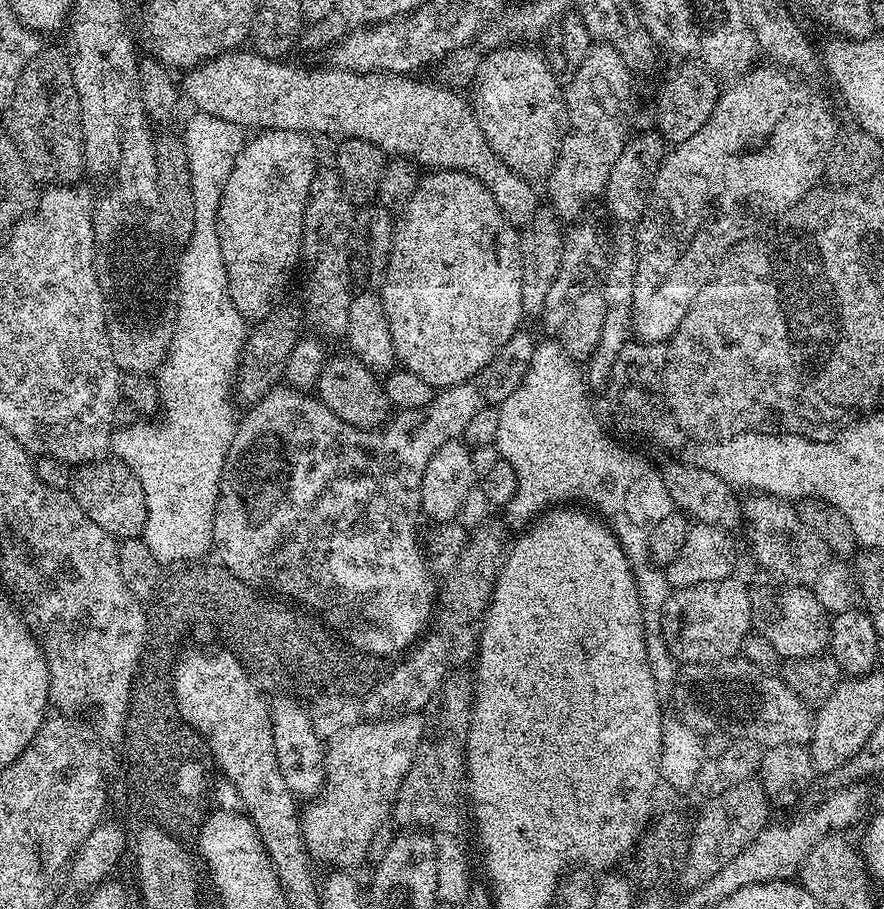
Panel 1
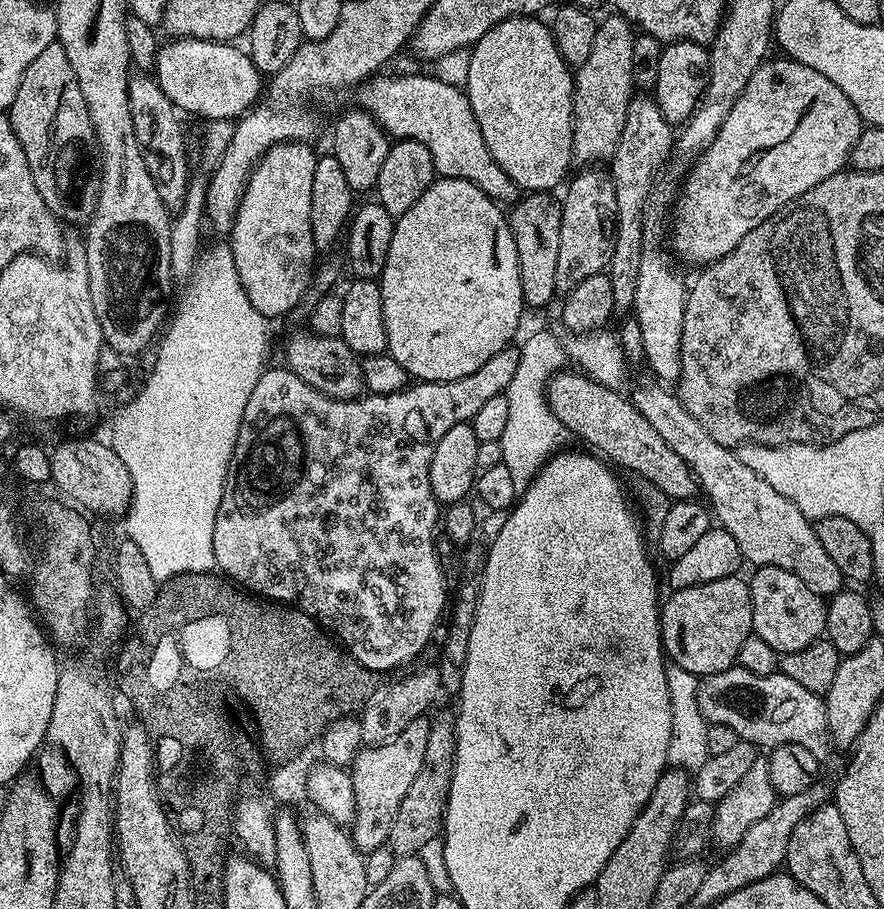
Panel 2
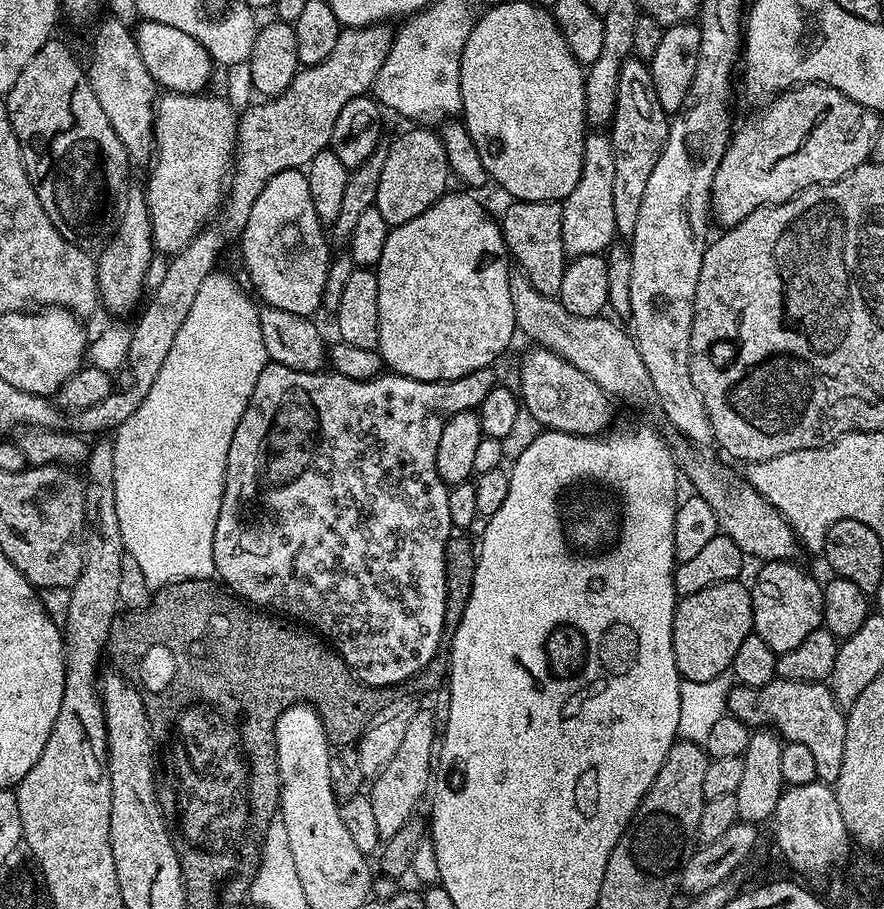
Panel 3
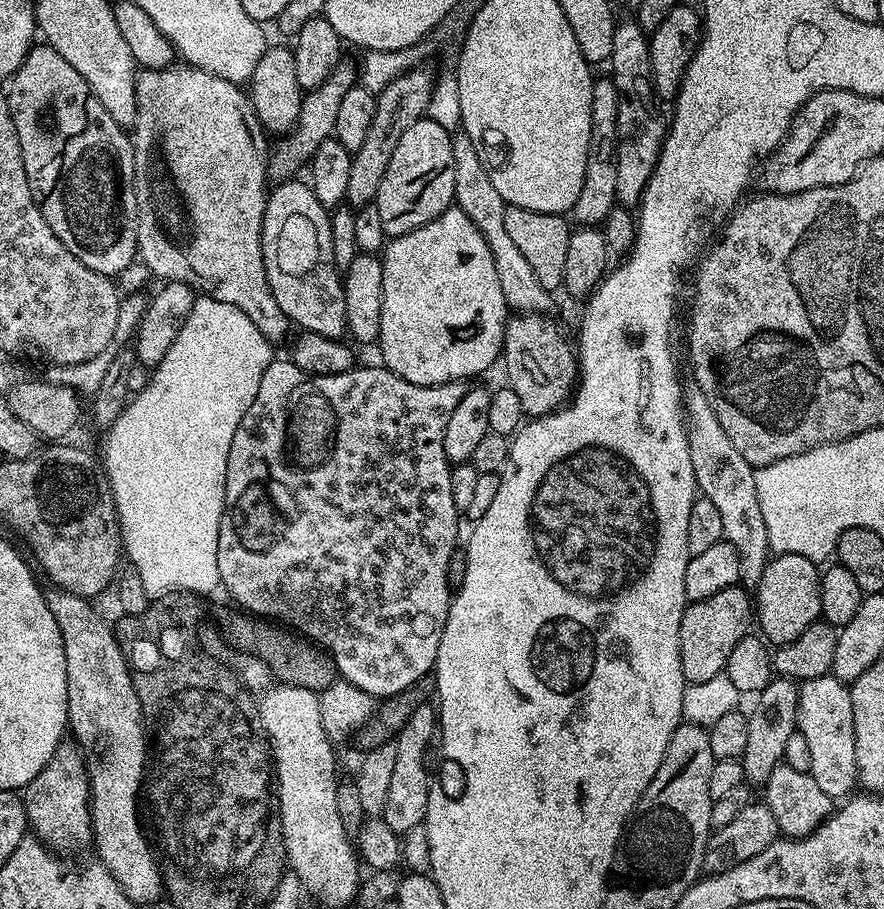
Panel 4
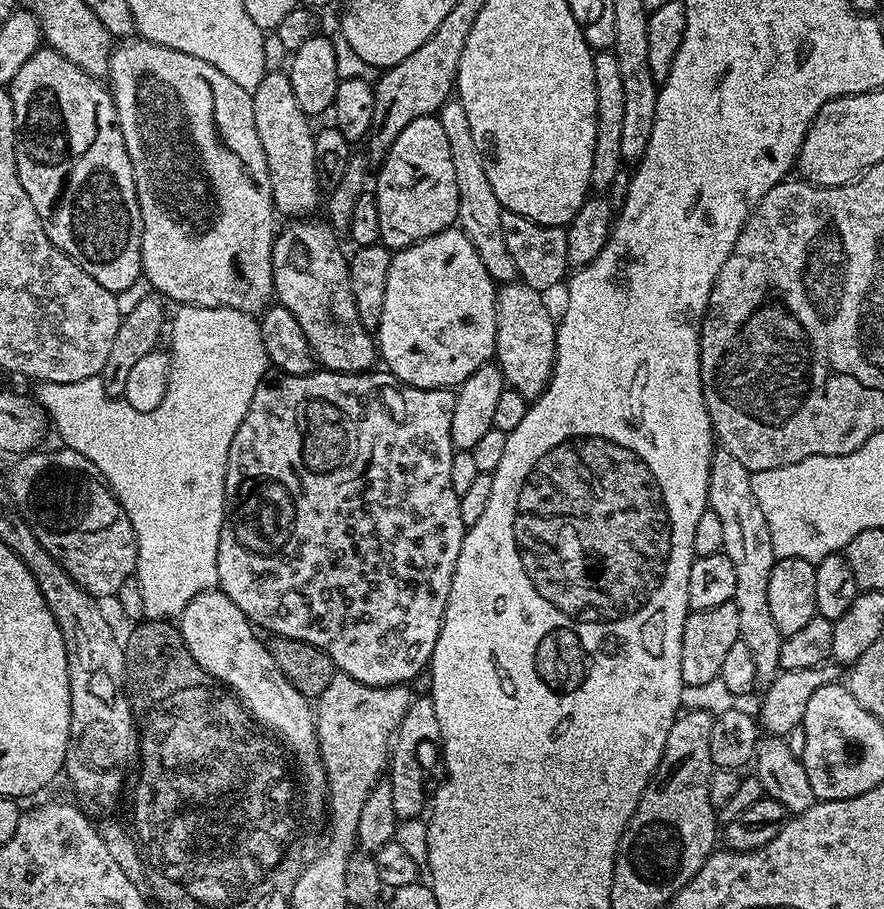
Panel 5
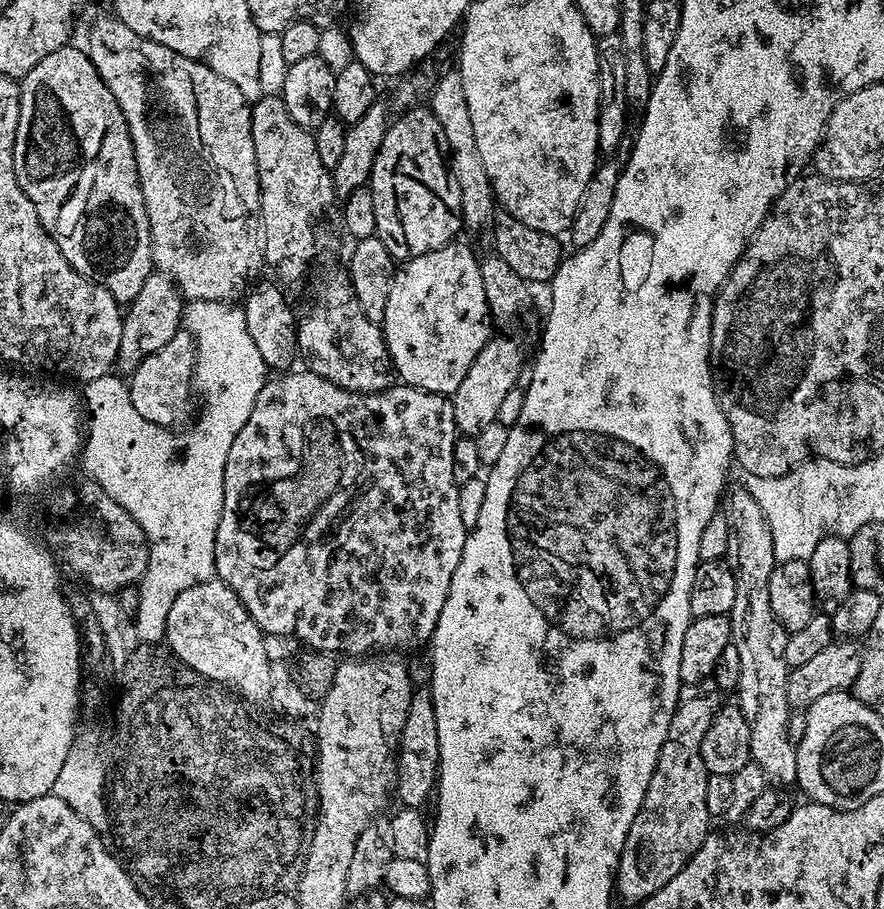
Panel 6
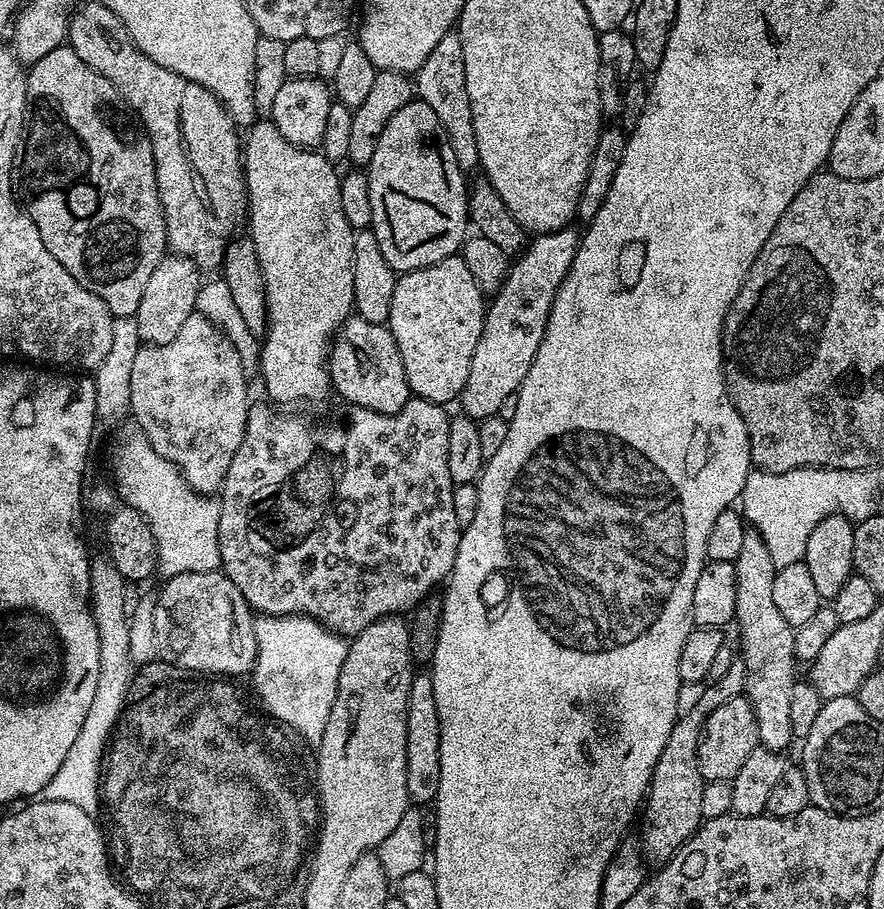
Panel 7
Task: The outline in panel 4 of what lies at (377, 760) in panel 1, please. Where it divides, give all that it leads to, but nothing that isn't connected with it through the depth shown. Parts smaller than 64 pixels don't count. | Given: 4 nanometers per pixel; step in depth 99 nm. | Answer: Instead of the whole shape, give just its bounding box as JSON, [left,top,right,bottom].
[384,703,438,834]

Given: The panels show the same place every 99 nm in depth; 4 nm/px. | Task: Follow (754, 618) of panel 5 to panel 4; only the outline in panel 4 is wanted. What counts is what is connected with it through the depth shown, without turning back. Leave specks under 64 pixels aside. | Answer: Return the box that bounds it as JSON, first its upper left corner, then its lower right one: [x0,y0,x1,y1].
[682,386,770,589]

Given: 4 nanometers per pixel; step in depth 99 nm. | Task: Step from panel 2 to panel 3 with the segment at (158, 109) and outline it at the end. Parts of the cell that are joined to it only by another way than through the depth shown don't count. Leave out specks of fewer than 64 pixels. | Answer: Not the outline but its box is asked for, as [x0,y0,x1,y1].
[86,16,158,161]

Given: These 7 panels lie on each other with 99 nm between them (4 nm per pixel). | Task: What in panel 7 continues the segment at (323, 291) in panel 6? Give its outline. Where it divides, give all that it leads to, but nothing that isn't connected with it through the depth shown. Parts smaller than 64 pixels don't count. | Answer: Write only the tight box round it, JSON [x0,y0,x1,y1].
[328,314,410,414]

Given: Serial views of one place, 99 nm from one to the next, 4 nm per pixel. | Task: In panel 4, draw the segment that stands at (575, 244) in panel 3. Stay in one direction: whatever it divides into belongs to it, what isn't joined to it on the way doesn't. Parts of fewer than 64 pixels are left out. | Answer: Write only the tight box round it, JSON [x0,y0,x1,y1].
[570,75,618,226]

